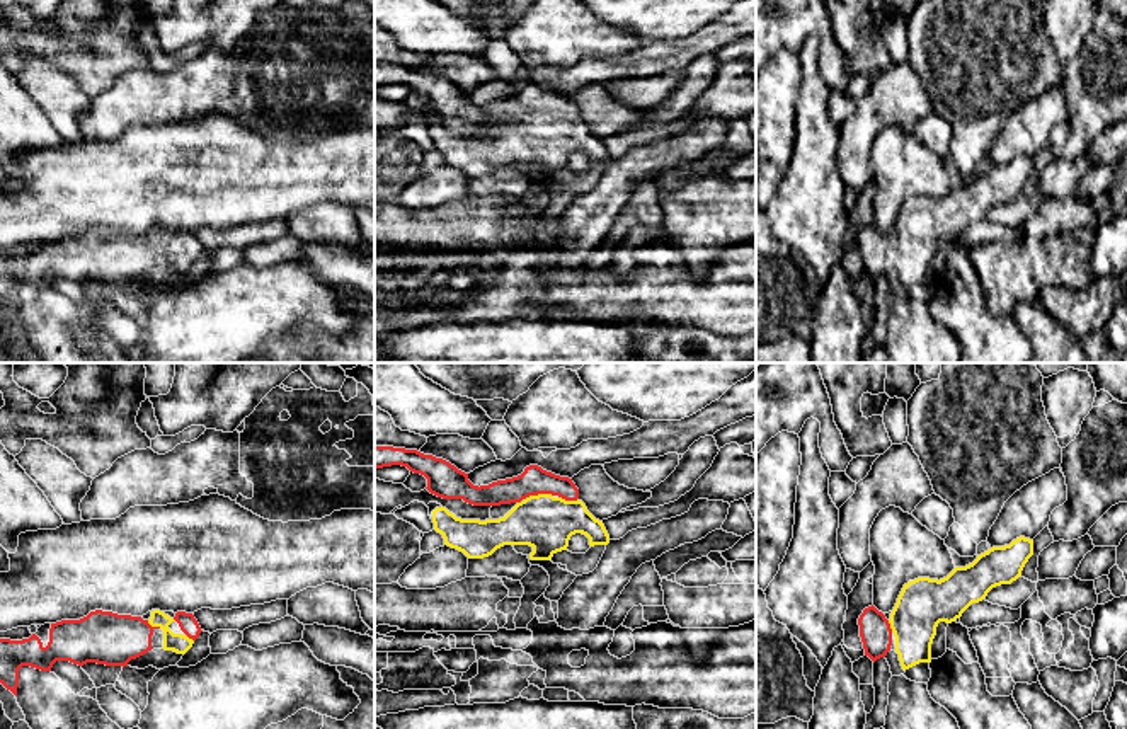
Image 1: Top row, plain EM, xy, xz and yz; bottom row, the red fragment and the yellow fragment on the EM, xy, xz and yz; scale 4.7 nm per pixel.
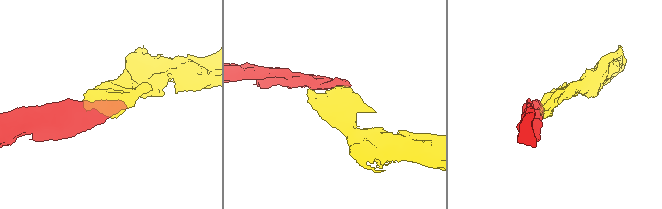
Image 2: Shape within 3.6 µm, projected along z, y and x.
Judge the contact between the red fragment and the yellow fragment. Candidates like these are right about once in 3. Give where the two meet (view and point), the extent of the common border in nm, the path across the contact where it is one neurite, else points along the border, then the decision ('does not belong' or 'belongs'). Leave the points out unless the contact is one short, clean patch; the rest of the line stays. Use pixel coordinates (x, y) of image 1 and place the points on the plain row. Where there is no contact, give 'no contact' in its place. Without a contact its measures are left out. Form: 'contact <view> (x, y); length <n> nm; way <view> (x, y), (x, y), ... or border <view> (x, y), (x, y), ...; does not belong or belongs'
contact xz (538, 111); length 140 nm; way xz (533, 99), (538, 111), (540, 137), (543, 140); belongs

